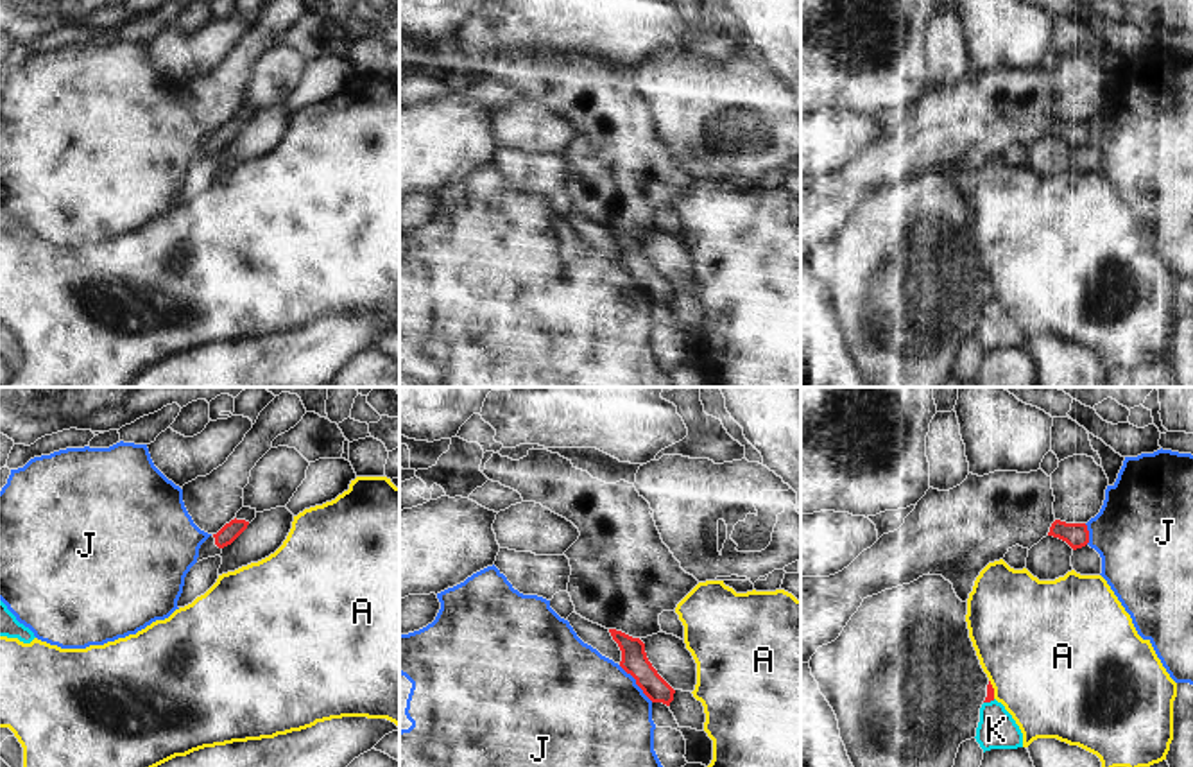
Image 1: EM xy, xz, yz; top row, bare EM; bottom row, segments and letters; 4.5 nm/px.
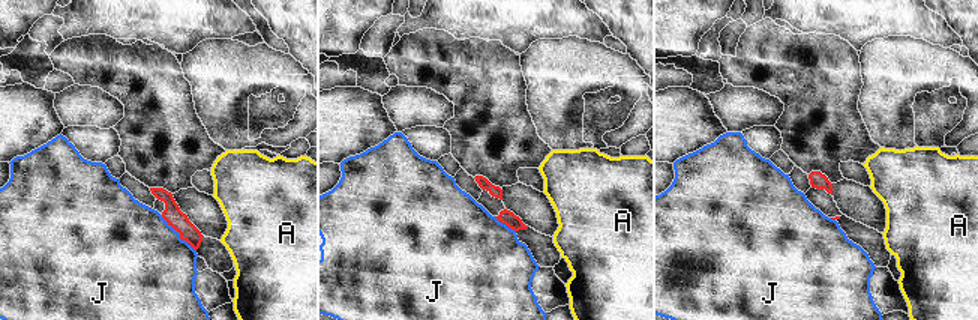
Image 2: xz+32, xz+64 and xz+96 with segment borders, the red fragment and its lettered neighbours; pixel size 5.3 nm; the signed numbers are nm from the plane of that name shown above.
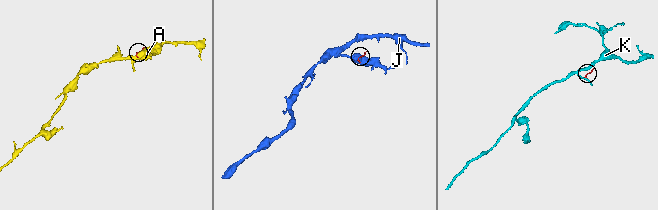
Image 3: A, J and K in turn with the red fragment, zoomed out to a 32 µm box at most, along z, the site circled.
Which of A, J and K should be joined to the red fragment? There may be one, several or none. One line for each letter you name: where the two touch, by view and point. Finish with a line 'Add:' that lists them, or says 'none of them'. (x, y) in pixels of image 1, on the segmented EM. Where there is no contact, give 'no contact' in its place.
Add: none of them

